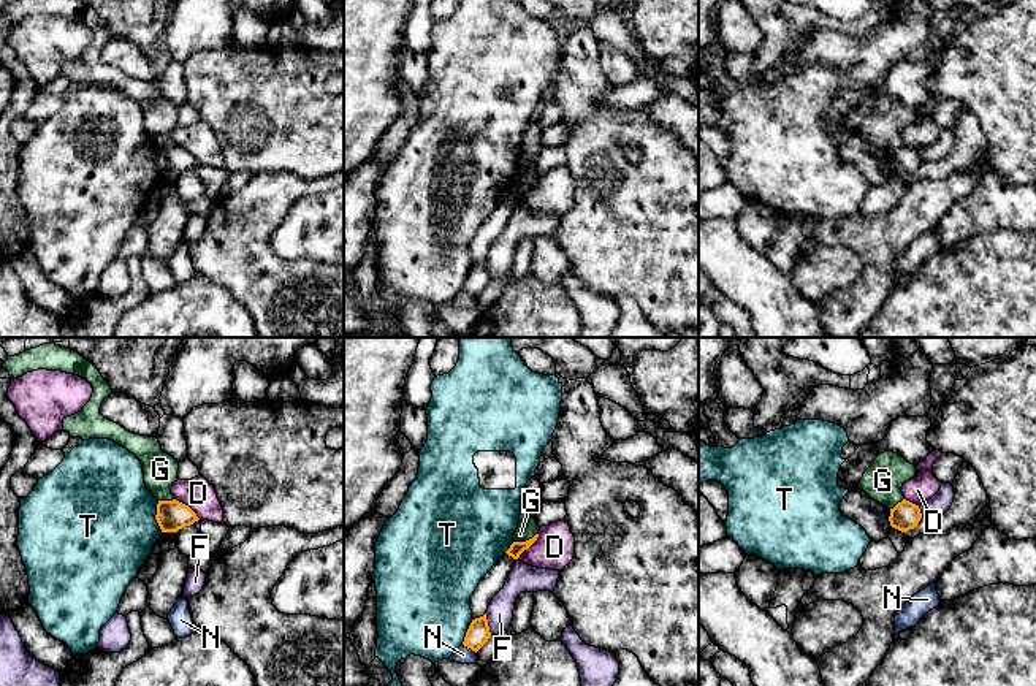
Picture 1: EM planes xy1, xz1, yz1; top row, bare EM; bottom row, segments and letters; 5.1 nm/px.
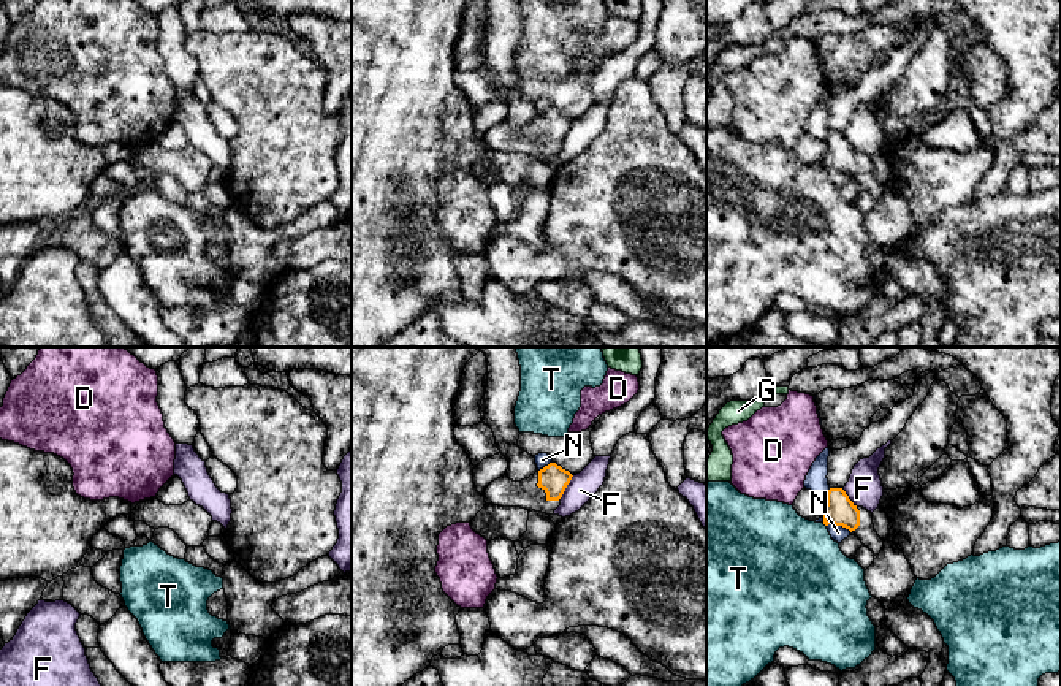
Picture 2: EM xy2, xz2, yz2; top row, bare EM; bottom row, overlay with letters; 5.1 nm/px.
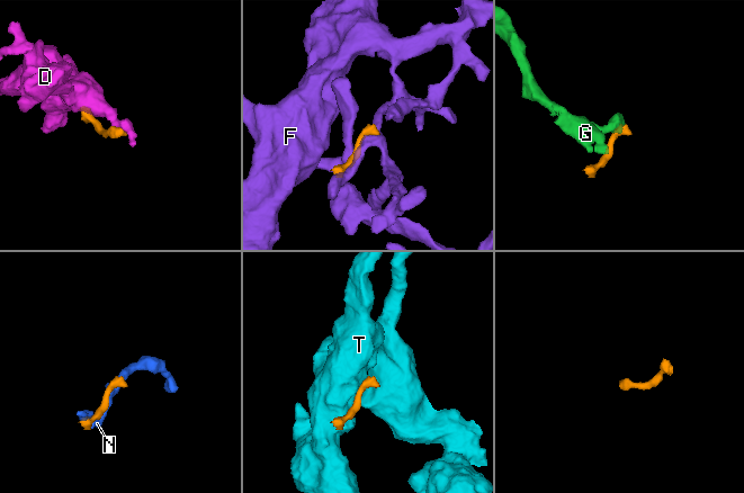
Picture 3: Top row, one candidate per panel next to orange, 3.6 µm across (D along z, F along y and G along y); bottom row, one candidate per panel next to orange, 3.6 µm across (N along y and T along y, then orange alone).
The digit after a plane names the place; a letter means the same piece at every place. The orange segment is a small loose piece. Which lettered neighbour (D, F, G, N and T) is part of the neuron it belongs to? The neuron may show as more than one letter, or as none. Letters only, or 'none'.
none

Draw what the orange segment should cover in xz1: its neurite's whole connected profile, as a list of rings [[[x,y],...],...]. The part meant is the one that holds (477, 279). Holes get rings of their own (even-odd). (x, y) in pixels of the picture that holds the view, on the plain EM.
[[[486,258],[480,263],[472,265],[463,290],[470,293],[472,296],[478,296],[491,282]]]

